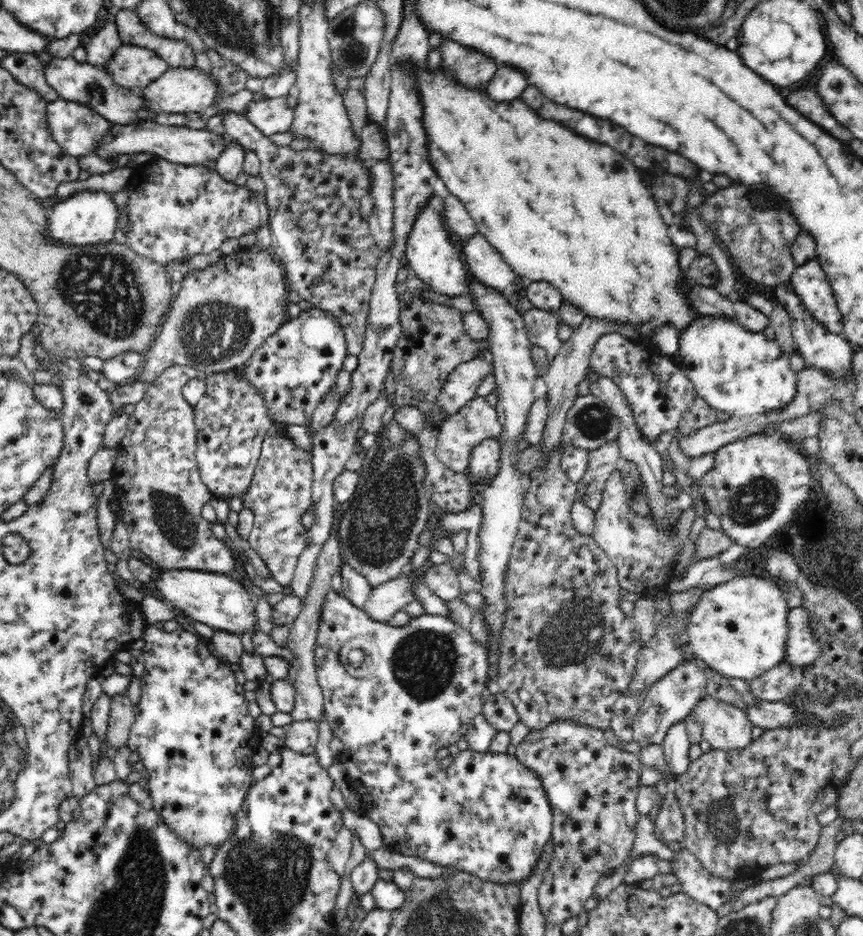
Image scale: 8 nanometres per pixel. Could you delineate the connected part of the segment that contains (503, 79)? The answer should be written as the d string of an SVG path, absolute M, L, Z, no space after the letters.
M498 68L494 78L488 84L488 94L496 102L502 100L516 100L520 98L520 92L528 87L528 78L524 72L514 70L514 68Z

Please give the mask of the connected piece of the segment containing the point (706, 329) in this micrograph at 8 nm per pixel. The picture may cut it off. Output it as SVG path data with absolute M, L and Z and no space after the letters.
M698 315L684 330L679 331L678 344L674 359L694 385L697 396L717 411L728 412L731 417L748 417L784 408L796 394L796 374L792 372L789 356L782 347L775 339L768 339L762 332L752 332L737 320L723 315Z

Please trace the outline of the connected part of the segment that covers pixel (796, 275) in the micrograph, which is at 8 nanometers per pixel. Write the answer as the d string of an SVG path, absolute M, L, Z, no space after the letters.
M817 257L796 266L790 281L813 318L821 322L830 333L843 335L842 315L827 274Z

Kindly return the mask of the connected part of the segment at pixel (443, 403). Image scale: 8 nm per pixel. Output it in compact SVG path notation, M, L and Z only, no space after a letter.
M487 355L464 362L450 373L437 398L437 405L445 414L451 416L466 406L475 397L483 378L493 374L493 360Z

